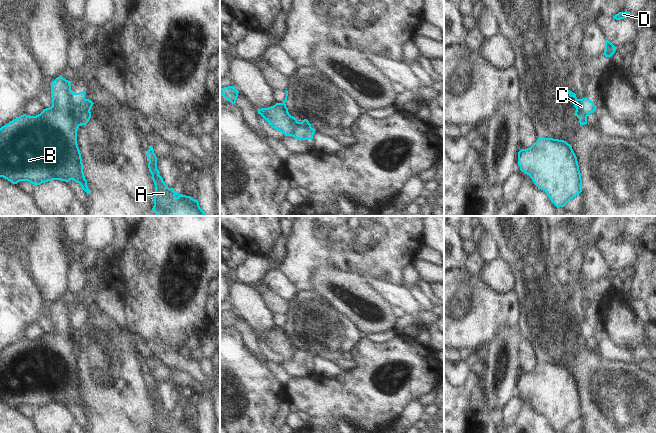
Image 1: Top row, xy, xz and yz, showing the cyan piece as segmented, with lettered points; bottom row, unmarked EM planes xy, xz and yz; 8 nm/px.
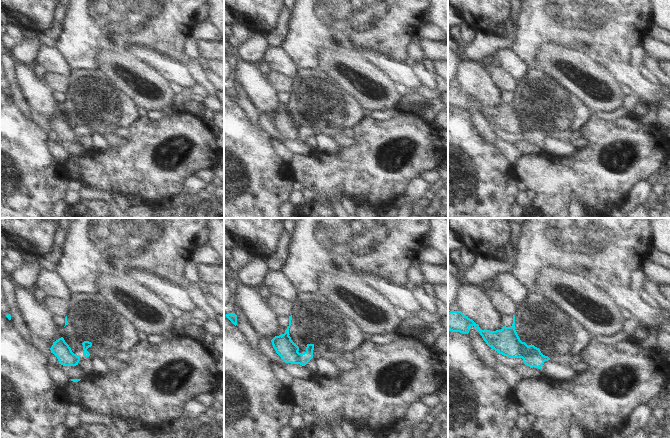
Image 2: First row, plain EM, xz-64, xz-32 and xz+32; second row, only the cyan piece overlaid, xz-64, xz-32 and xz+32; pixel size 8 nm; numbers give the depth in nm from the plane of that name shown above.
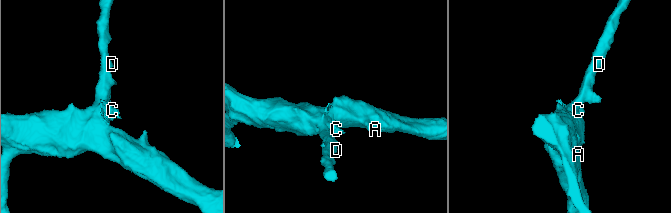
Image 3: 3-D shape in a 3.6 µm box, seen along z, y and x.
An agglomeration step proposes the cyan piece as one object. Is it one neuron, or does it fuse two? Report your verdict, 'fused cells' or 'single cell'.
fused cells

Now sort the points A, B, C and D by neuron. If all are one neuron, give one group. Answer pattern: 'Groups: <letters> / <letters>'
Groups: A B D / C.

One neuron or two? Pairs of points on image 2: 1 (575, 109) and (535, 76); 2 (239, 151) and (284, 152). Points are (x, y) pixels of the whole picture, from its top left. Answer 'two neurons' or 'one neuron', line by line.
1: one neuron
2: two neurons

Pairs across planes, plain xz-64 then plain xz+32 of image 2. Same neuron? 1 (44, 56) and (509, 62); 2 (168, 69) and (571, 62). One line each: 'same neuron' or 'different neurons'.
1: same neuron
2: different neurons

